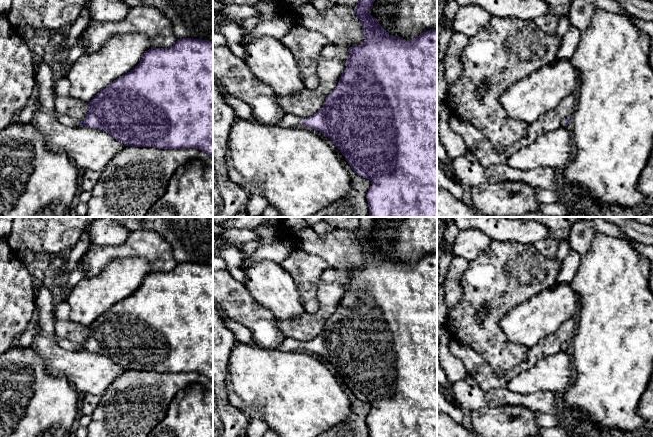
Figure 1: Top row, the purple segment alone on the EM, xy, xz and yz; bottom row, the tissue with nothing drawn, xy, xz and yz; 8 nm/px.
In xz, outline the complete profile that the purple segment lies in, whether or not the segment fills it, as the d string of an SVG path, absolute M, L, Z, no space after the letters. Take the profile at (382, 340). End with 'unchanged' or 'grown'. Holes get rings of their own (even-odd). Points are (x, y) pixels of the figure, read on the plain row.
M359 217L359 227L354 235L362 249L364 266L361 269L353 269L349 273L346 292L336 312L325 322L323 331L316 338L305 343L287 338L278 349L284 352L305 350L328 361L340 374L354 397L371 405L372 410L366 418L369 437L437 437L437 252L423 256L409 265L389 259L382 252L379 244L370 238L376 220L377 217Z; grown

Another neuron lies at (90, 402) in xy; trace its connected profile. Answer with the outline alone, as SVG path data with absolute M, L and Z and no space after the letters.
M85 394L82 401L82 407L80 409L82 414L91 415L95 408L98 406L99 402L100 396Z

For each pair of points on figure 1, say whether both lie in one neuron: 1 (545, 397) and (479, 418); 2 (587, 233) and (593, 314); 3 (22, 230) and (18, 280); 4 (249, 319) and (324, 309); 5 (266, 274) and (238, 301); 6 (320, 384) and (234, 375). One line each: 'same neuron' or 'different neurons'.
1: different neurons
2: different neurons
3: different neurons
4: different neurons
5: different neurons
6: same neuron

